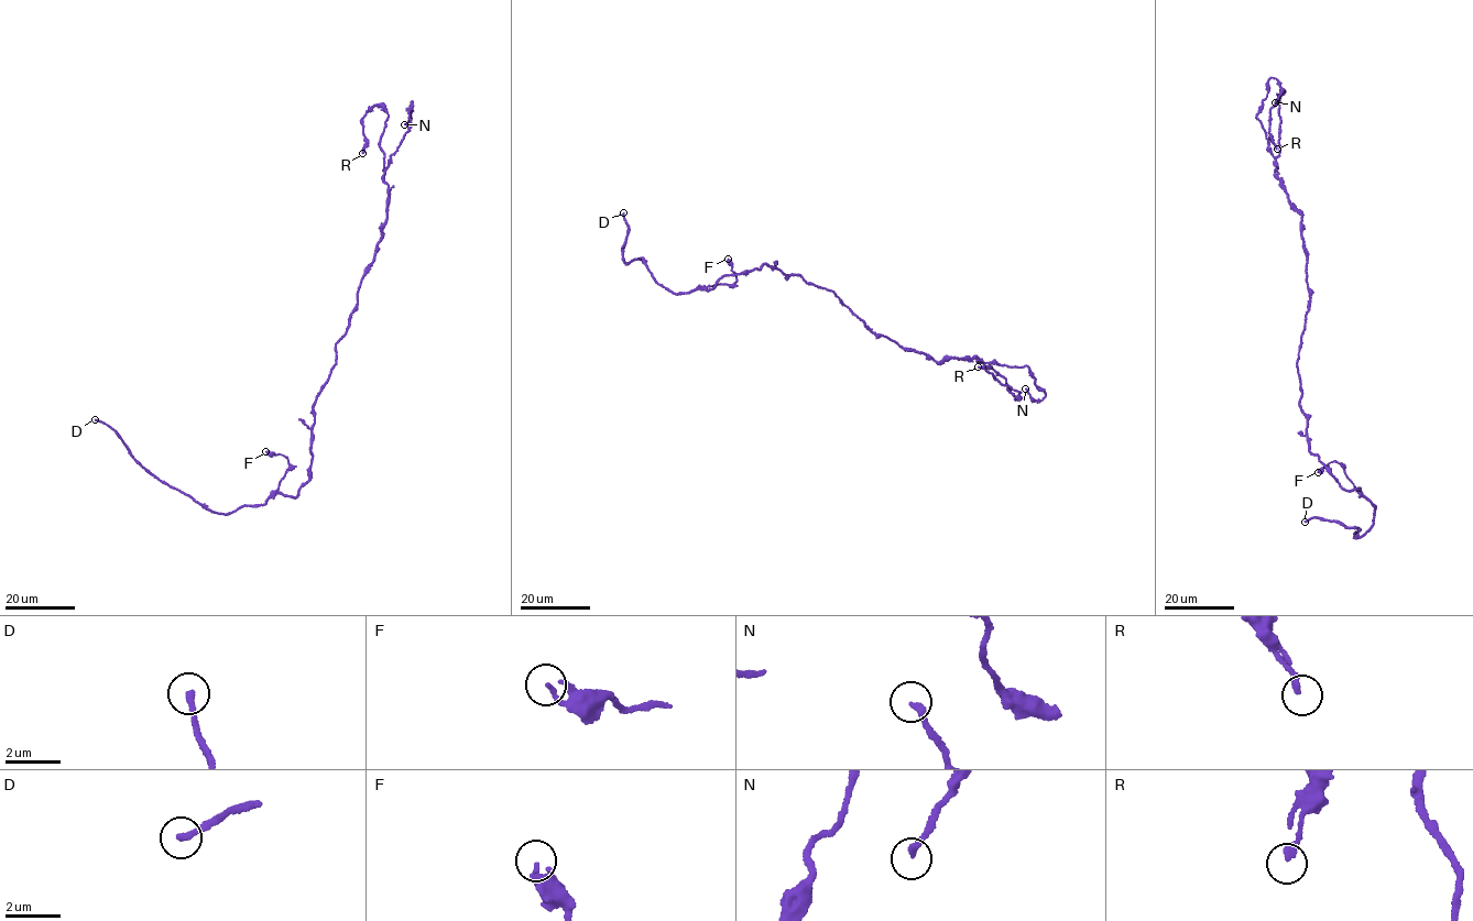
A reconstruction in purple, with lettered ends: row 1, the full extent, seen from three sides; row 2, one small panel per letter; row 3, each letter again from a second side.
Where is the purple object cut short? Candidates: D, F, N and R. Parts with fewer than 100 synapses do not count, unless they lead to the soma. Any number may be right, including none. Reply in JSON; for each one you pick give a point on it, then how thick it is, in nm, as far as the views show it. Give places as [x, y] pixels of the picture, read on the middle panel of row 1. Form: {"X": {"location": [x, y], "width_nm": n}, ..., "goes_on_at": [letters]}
{"D": {"location": [623, 212], "width_nm": 240}, "goes_on_at": ["D"]}

